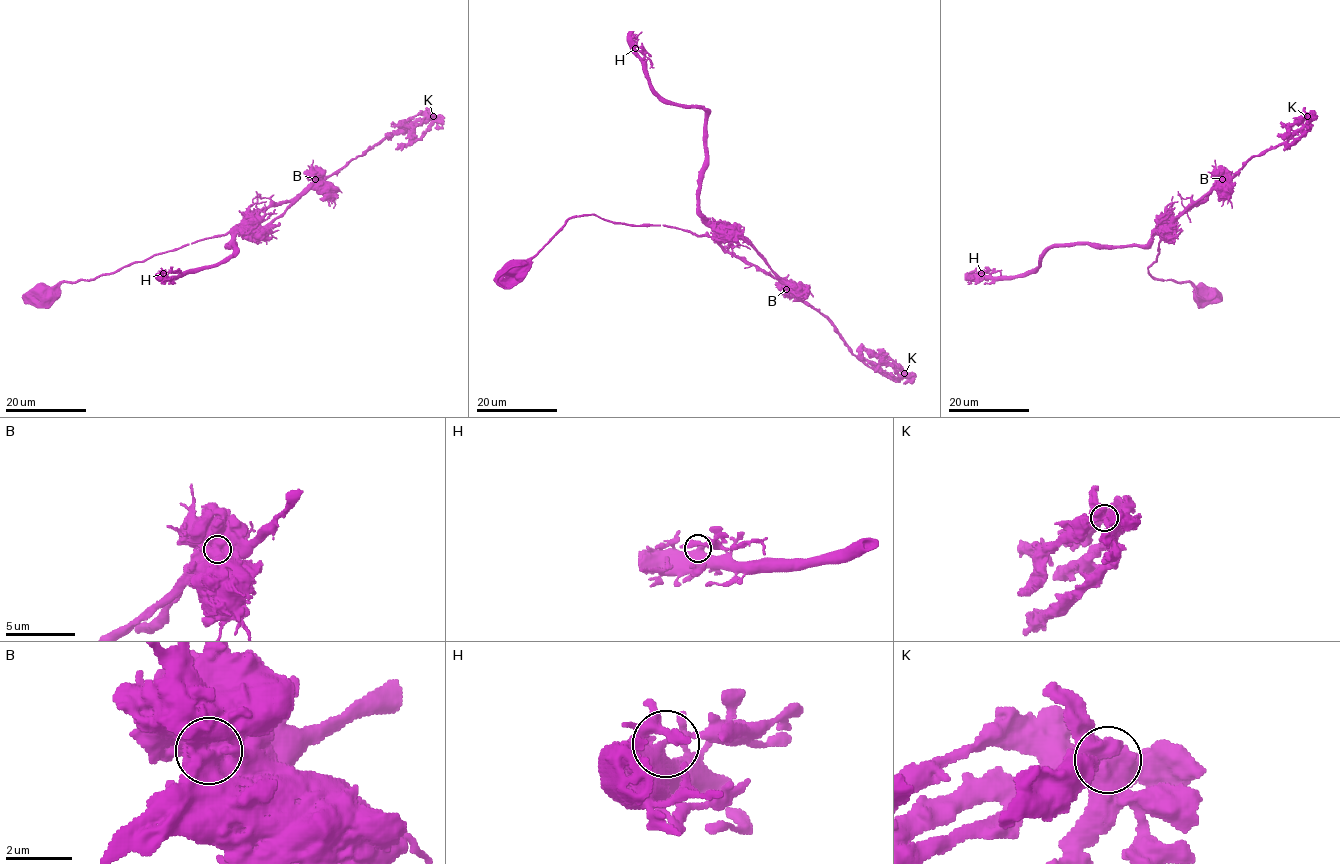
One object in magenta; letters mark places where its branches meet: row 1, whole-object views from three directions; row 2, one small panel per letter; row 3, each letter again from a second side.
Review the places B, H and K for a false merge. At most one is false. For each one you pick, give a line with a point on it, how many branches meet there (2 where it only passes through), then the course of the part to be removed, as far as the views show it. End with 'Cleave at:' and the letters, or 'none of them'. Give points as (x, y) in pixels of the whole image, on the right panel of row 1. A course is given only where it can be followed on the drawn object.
B: Place: (1222, 179). Branches: 1. Course of the part to remove: (1222, 179), (1145, 245), (1051, 247), (1035, 268), (1023, 274), (983, 274), (999, 271), (1001, 275)
Cleave at: B

